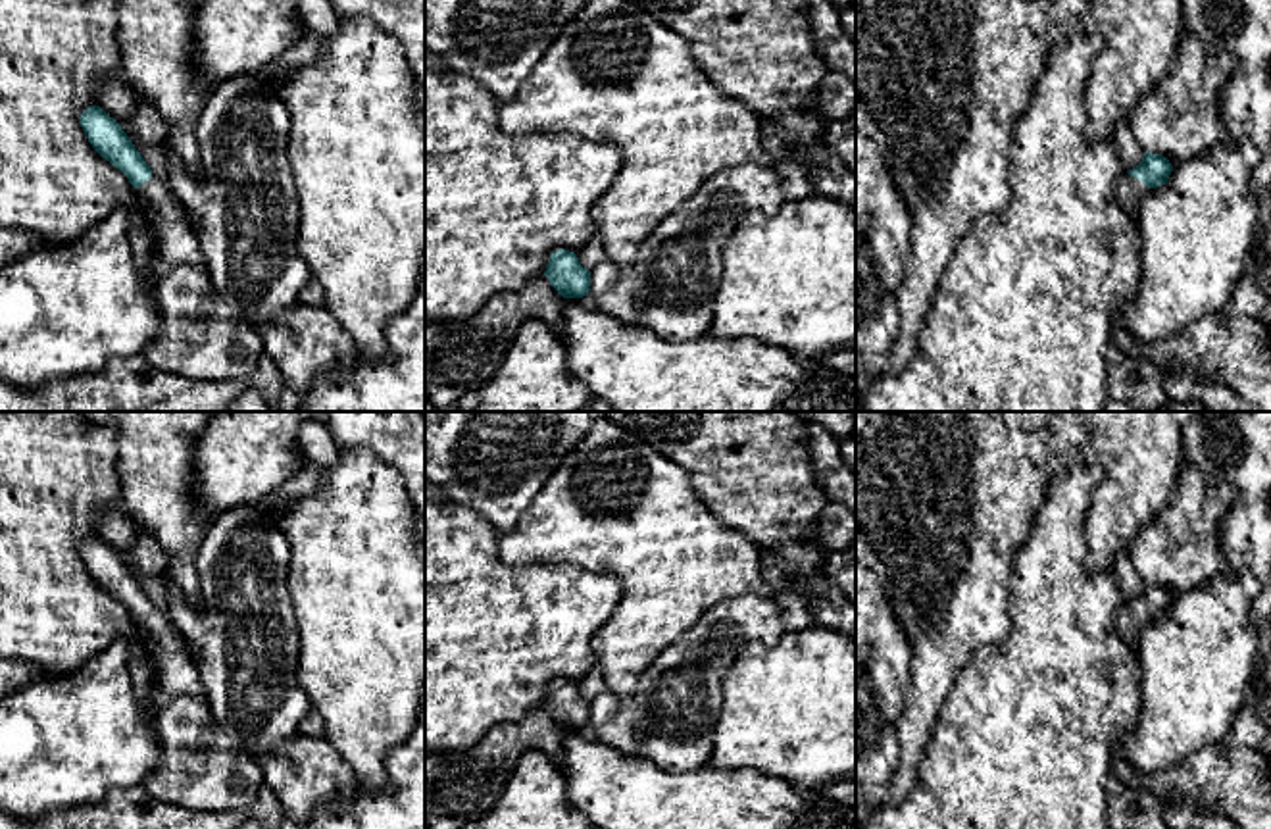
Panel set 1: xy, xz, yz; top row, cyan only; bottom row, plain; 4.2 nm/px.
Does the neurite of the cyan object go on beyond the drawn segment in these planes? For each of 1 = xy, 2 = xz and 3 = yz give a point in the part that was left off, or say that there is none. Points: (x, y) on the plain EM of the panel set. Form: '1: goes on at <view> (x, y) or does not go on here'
1: goes on at xy (177, 676)
2: does not go on here
3: goes on at yz (1131, 622)

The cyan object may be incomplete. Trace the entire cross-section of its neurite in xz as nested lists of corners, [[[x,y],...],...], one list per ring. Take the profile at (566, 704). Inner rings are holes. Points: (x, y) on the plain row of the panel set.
[[[554,681],[544,706],[563,729],[583,729],[590,721],[590,702],[579,694],[575,683]]]

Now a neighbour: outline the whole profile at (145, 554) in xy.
[[[135,523],[135,542],[121,554],[127,567],[135,567],[146,575],[163,575],[167,569],[167,554],[156,539]]]

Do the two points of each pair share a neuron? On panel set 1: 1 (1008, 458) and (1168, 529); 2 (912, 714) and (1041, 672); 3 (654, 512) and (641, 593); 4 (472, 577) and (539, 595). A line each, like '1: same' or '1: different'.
1: different
2: different
3: same
4: same

